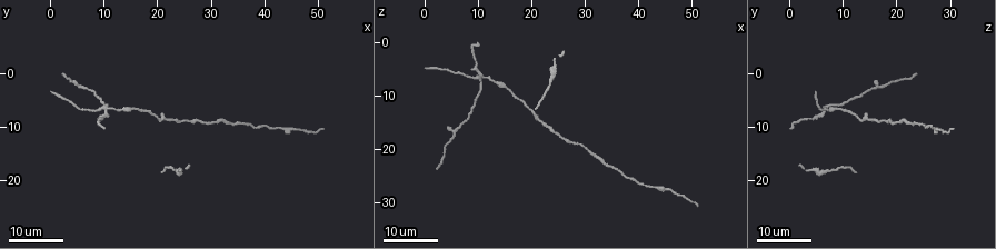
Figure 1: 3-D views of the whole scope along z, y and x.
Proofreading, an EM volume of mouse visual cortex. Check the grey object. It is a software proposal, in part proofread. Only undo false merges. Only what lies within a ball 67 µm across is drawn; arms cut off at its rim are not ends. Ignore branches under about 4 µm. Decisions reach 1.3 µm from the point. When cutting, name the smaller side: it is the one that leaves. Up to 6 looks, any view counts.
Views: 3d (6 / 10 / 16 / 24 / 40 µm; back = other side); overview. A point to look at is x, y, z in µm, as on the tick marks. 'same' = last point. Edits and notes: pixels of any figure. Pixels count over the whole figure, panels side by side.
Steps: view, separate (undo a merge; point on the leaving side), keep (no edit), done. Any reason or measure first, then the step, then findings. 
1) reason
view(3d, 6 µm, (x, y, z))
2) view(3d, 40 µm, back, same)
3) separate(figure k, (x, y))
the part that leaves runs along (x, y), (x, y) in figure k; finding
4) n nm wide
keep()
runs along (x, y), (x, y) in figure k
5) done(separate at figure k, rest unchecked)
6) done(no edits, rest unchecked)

sudden change in width
view(3d, 16 µm, (43.5, 10.5, 27.0))

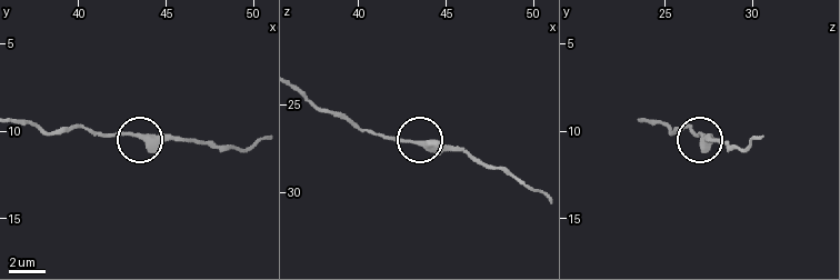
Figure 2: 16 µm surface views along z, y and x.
view(3d, 10 µm, (43.2, 10.2, 27.2))

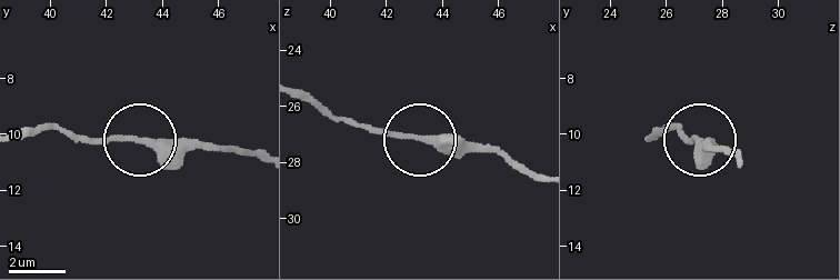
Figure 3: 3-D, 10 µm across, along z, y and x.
keep()
runs along (303, 91), (339, 118), (368, 127), (424, 141), (487, 141) in figure 3; one cell here

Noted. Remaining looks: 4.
view(3d, 24 µm, (21.0, 8.0, 14.0))

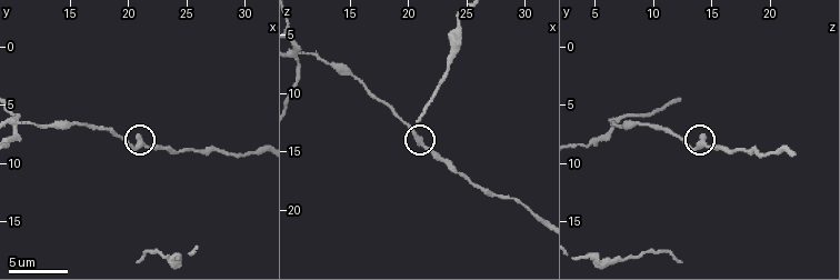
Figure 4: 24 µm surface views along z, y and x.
view(3d, 10 µm, (20.8, 8.4, 14.2))

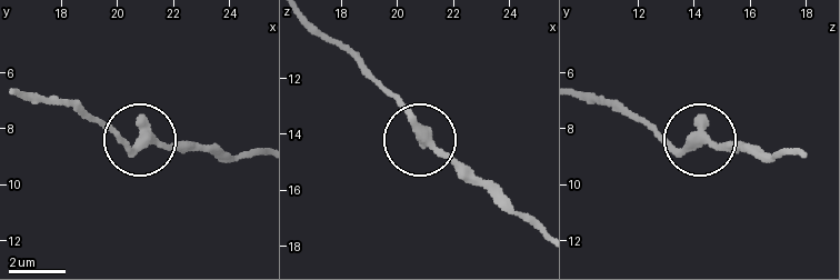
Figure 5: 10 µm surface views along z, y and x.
side arm 37 µm
keep()
all the same cell

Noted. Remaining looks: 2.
done(no edits, rest unchecked)

